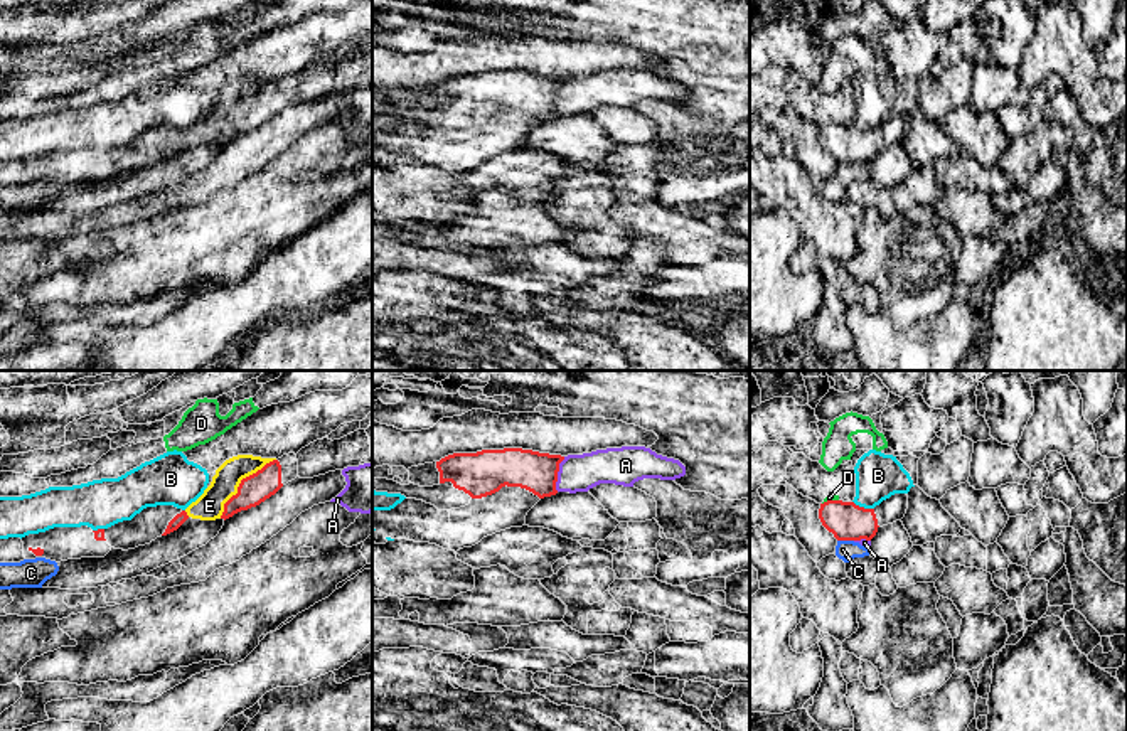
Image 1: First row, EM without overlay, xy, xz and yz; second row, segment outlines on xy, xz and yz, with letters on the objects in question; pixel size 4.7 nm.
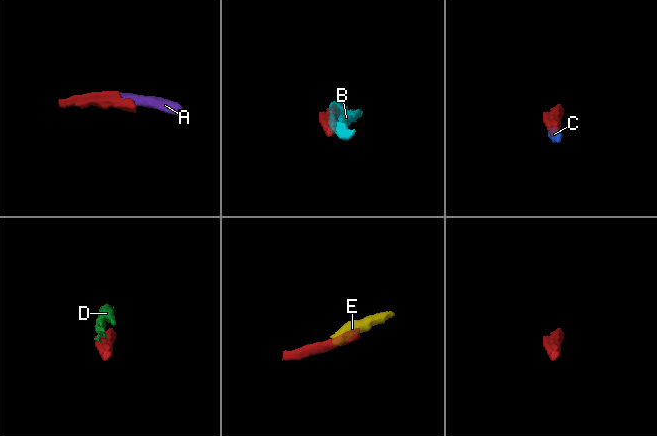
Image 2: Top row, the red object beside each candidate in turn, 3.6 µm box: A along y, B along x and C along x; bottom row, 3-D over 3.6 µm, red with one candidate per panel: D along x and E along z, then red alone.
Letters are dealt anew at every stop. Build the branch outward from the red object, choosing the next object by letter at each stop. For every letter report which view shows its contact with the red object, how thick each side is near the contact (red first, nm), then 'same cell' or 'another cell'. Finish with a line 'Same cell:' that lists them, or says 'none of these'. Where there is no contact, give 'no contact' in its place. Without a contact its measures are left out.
A: xz | 190/180 nm | another cell
B: yz | 180/220 nm | another cell
C: yz | 180/100 nm | another cell
D: yz | 180/30 nm | another cell
E: xy | 140/140 nm | same cell
Same cell: E

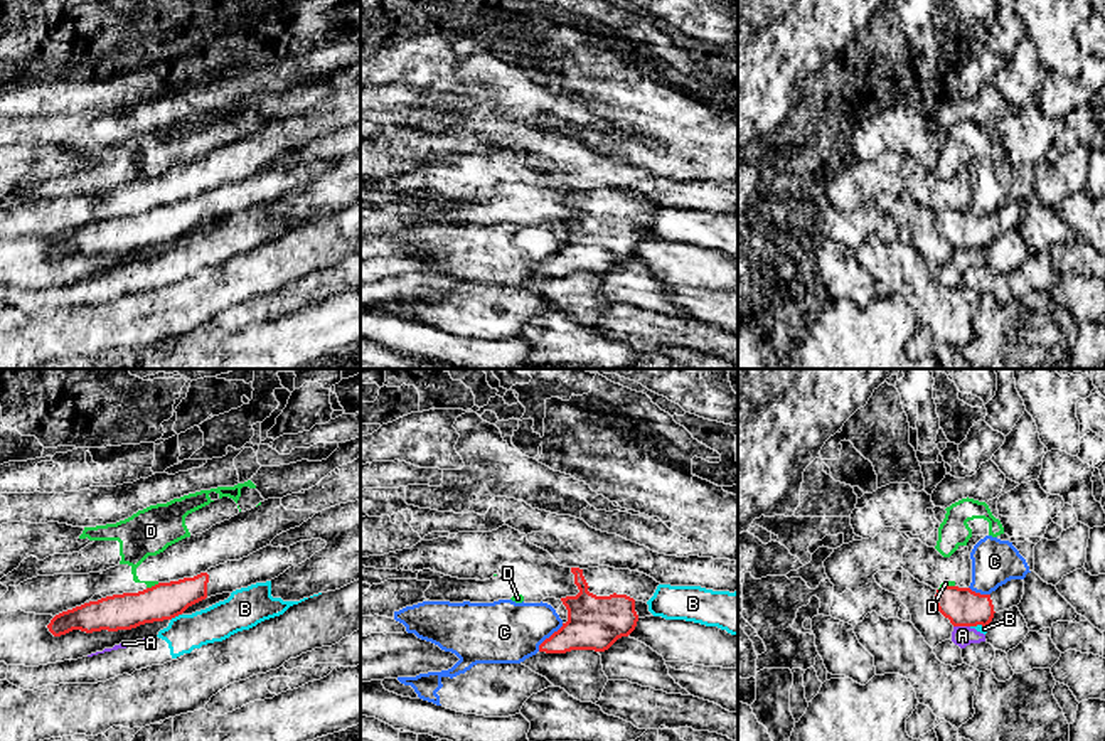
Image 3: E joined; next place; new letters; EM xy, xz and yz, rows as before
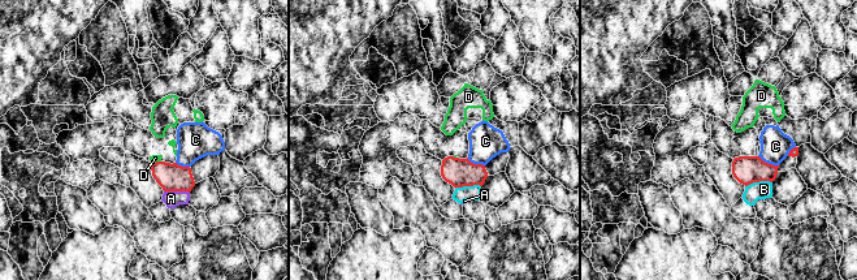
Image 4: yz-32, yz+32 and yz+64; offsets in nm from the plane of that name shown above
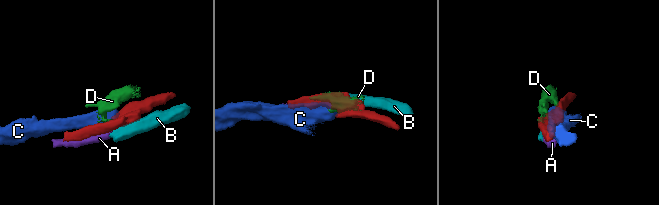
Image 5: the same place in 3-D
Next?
A: yz | 180/100 nm | another cell
B: xy | 180/180 nm | another cell
C: xz | 260/300 nm | another cell
D: xy | 180/200 nm | another cell
Same cell: none of these

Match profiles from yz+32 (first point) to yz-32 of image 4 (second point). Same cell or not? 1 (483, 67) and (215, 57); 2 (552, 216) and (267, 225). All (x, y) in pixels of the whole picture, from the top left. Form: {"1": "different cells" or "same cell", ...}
{"1": "different cells", "2": "same cell"}

